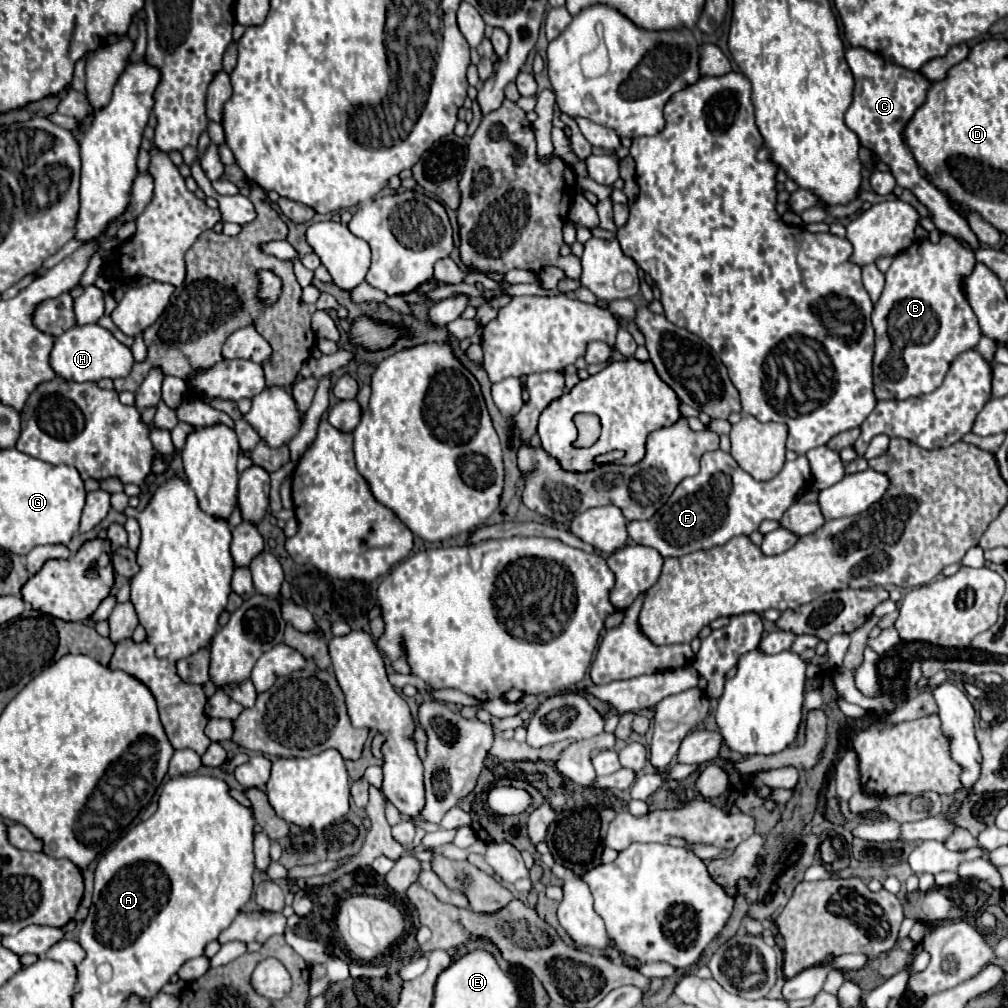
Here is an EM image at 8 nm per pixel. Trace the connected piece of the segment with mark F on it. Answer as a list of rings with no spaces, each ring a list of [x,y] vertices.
[[[720,449],[708,451],[700,459],[700,473],[680,481],[670,495],[670,503],[664,503],[654,517],[630,521],[628,535],[638,545],[654,547],[662,557],[682,557],[694,551],[706,551],[728,543],[736,535],[750,535],[764,519],[778,521],[810,479],[812,475],[804,455],[784,463],[774,479],[756,481],[738,467],[730,453]]]

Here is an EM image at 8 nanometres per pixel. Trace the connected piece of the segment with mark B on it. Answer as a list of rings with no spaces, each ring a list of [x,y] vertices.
[[[942,233],[940,235],[940,241],[938,243],[932,243],[930,239],[922,239],[922,241],[914,241],[906,251],[898,253],[890,265],[890,269],[886,271],[886,287],[884,287],[884,293],[880,297],[880,301],[874,305],[874,313],[872,313],[872,323],[874,323],[874,331],[876,331],[876,351],[874,351],[874,393],[876,393],[876,399],[908,399],[908,397],[916,397],[916,395],[924,395],[924,393],[932,393],[934,389],[940,387],[940,383],[944,381],[952,361],[968,351],[968,349],[974,349],[982,337],[980,333],[980,327],[978,327],[978,319],[966,299],[966,293],[964,293],[964,279],[972,275],[974,271],[974,265],[976,265],[976,257],[972,253],[972,249],[966,249],[960,241],[956,241],[954,237]]]

